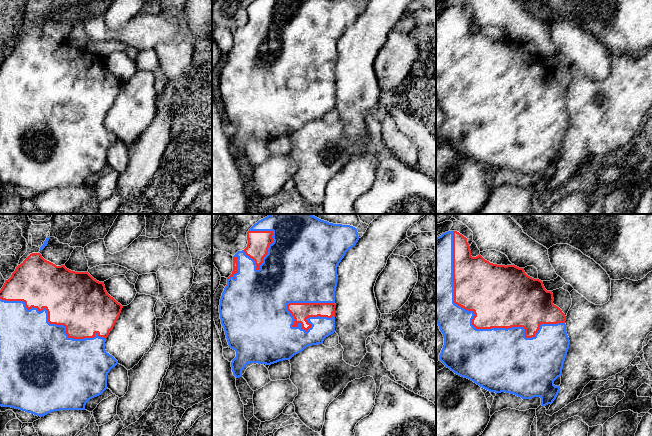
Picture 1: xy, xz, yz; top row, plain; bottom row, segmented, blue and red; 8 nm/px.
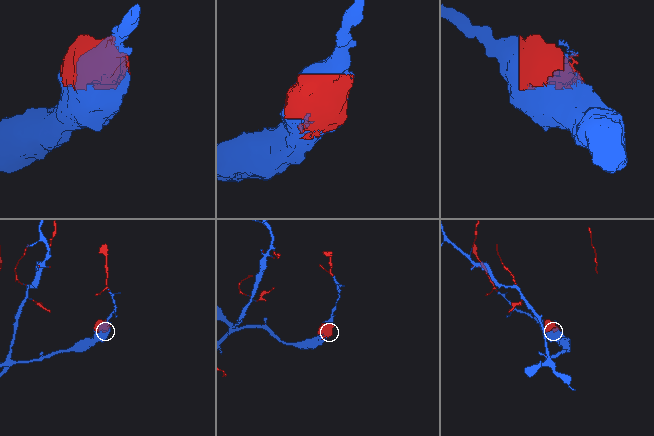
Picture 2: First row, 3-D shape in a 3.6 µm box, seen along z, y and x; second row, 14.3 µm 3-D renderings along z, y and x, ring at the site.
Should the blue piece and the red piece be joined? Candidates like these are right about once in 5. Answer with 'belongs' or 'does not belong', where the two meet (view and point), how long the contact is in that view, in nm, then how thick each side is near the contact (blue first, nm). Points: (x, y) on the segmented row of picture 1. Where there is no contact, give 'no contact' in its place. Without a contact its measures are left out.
belongs; contact yz (471, 324); length 1150 nm; calibres 420 and 360 nm

